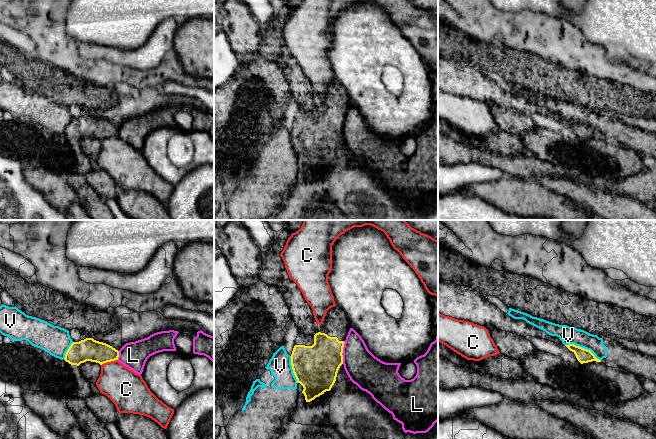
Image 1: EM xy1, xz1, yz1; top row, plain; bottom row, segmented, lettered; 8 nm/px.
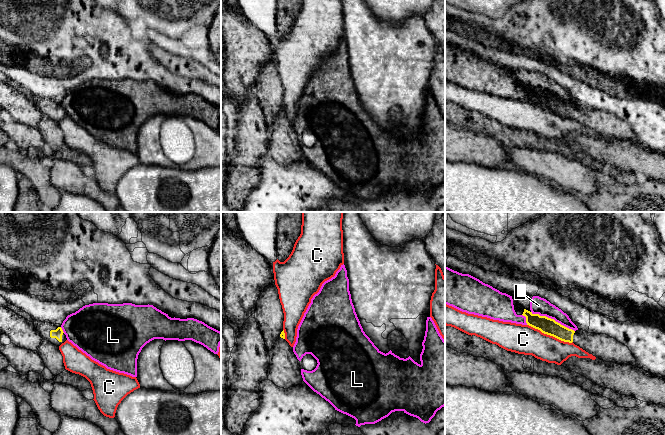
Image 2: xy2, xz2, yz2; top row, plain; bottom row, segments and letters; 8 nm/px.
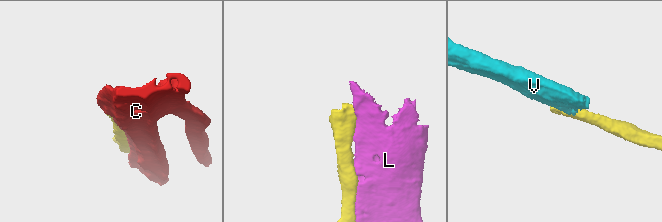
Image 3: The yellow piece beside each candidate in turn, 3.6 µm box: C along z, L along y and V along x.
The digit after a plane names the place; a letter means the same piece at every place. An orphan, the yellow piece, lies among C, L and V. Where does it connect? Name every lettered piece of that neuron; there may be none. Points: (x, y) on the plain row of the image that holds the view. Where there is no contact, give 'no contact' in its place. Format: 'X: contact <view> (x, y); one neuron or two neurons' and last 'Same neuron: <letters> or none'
C: contact yz2 (550, 111); two neurons
L: contact yz2 (553, 95); two neurons
V: contact yz1 (583, 124); two neurons
Same neuron: none

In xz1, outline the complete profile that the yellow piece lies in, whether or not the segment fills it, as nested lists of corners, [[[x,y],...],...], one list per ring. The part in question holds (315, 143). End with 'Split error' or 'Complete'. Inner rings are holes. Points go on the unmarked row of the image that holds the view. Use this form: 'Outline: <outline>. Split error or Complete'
Outline: [[[335,82],[327,87],[323,99],[318,100],[318,109],[315,111],[298,110],[291,130],[291,141],[297,159],[304,164],[302,169],[306,178],[330,167],[334,161],[338,146],[343,140],[344,117],[350,104],[351,99],[345,88],[339,82]]]. Split error

